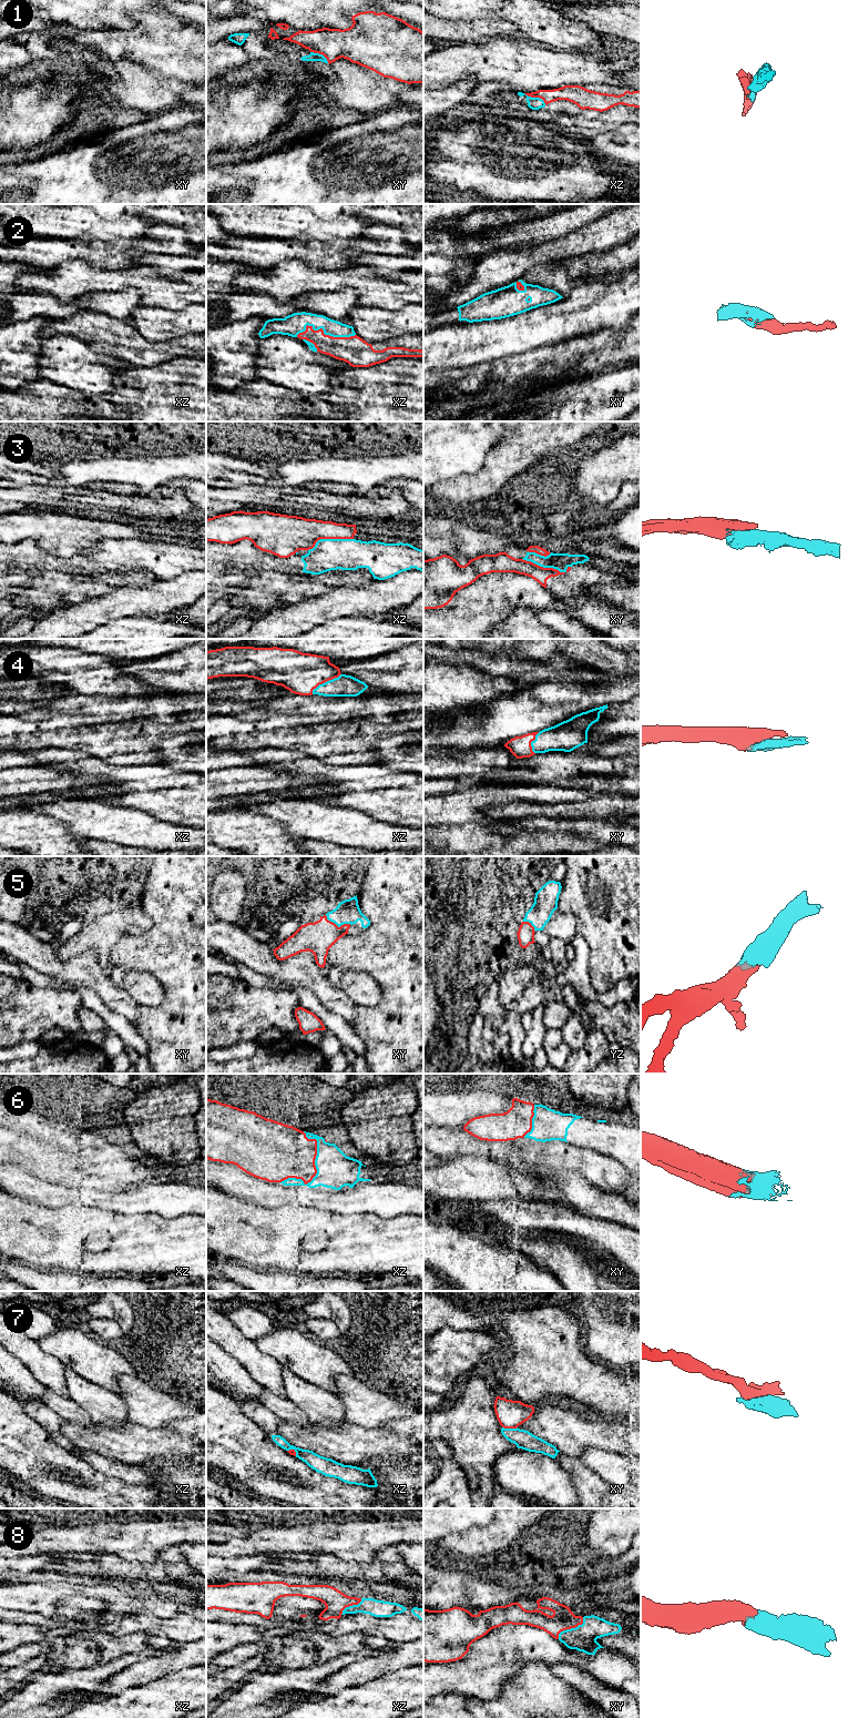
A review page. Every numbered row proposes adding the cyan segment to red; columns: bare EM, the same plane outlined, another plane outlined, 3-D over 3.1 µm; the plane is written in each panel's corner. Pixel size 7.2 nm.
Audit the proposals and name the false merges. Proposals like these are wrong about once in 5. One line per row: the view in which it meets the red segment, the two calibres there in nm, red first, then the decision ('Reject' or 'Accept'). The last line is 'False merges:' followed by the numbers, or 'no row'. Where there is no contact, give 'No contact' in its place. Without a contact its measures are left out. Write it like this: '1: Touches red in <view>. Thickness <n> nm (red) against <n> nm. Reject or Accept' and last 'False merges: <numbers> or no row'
1: Touches red in xz. Thickness 110 nm (red) against 90 nm. Reject
2: Touches red in xz. Thickness 200 nm (red) against 160 nm. Accept
3: Touches red in xy. Thickness 110 nm (red) against 130 nm. Reject
4: Touches red in xz. Thickness 300 nm (red) against 160 nm. Accept
5: Touches red in xy. Thickness 220 nm (red) against 170 nm. Accept
6: Touches red in xz. Thickness 360 nm (red) against 260 nm. Accept
7: Touches red in xy. Thickness 200 nm (red) against 140 nm. Reject
8: Touches red in xy. Thickness 160 nm (red) against 190 nm. Accept
False merges: 1, 3, 7

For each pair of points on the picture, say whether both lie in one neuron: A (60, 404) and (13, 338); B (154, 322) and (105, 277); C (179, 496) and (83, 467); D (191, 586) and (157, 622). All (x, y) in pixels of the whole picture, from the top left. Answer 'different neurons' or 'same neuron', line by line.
A: different neurons
B: different neurons
C: different neurons
D: different neurons

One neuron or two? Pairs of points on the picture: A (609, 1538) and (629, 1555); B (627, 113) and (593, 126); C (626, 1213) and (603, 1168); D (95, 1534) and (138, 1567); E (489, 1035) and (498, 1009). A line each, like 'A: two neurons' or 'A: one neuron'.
A: two neurons
B: one neuron
C: two neurons
D: two neurons
E: one neuron

